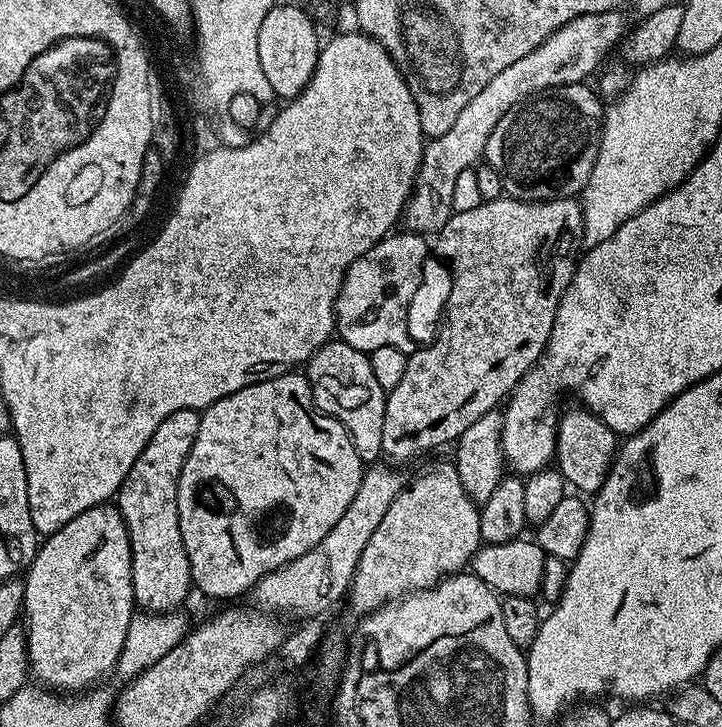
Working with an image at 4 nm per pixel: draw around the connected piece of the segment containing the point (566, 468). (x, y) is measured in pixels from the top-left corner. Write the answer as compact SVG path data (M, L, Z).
M583 406L568 408L559 415L556 428L555 467L564 475L565 481L572 484L577 493L594 494L606 482L612 468L612 459L618 451L618 434L602 418Z

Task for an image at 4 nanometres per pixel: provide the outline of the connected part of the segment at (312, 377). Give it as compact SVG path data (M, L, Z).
M333 338L308 359L306 375L314 402L320 411L342 422L361 462L379 461L382 456L382 418L386 393L374 379L368 353L359 352L343 340Z

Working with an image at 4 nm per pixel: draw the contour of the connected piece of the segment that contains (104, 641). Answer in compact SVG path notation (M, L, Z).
M111 503L99 504L66 522L62 530L58 530L54 535L47 537L37 547L36 556L32 564L26 570L24 581L24 610L23 619L26 621L26 631L28 634L28 666L33 677L36 676L45 689L55 690L60 694L80 694L93 686L99 685L100 680L107 672L111 673L120 660L120 654L126 642L126 630L130 626L132 617L137 611L138 605L134 598L134 586L132 585L132 555L130 554L130 538L126 530L126 522L120 516L119 508Z

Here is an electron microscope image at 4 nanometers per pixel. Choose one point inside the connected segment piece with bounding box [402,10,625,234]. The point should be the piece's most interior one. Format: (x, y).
(567, 56)

